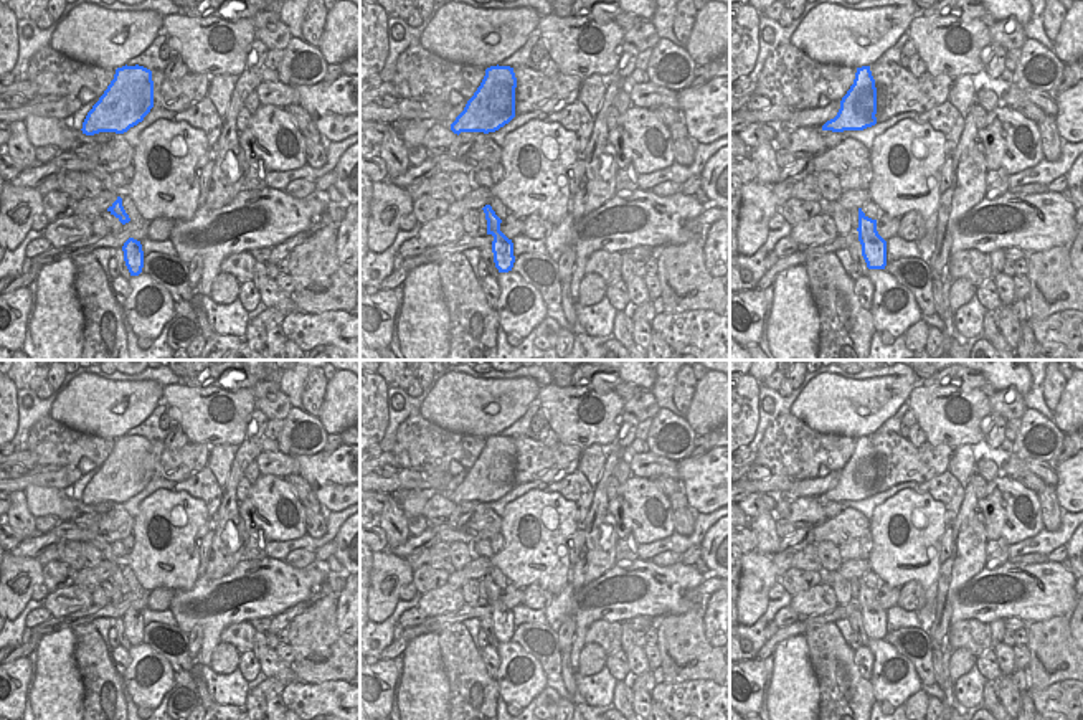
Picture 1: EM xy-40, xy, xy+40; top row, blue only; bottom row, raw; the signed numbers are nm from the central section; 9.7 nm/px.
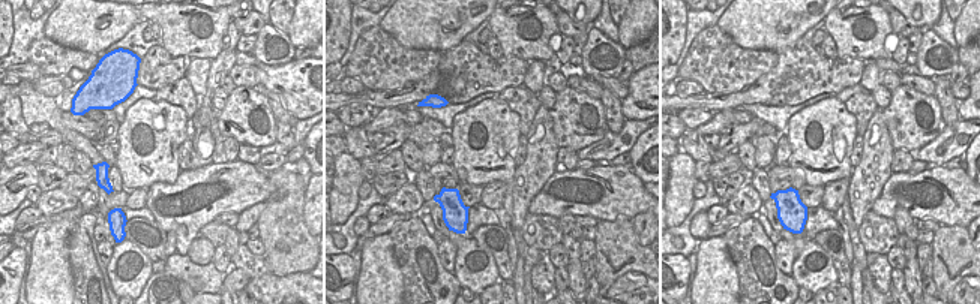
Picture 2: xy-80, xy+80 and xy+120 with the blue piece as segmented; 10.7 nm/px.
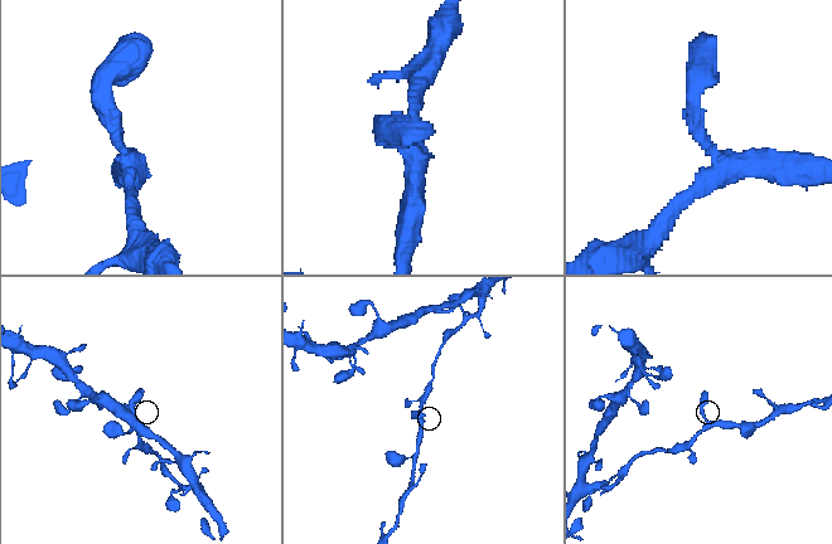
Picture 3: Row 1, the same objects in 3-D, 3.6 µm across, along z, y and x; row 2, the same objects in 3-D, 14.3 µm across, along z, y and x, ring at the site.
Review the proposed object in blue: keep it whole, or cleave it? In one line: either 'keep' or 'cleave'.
keep

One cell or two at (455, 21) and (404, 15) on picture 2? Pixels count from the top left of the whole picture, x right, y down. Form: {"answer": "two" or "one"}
{"answer": "one"}

